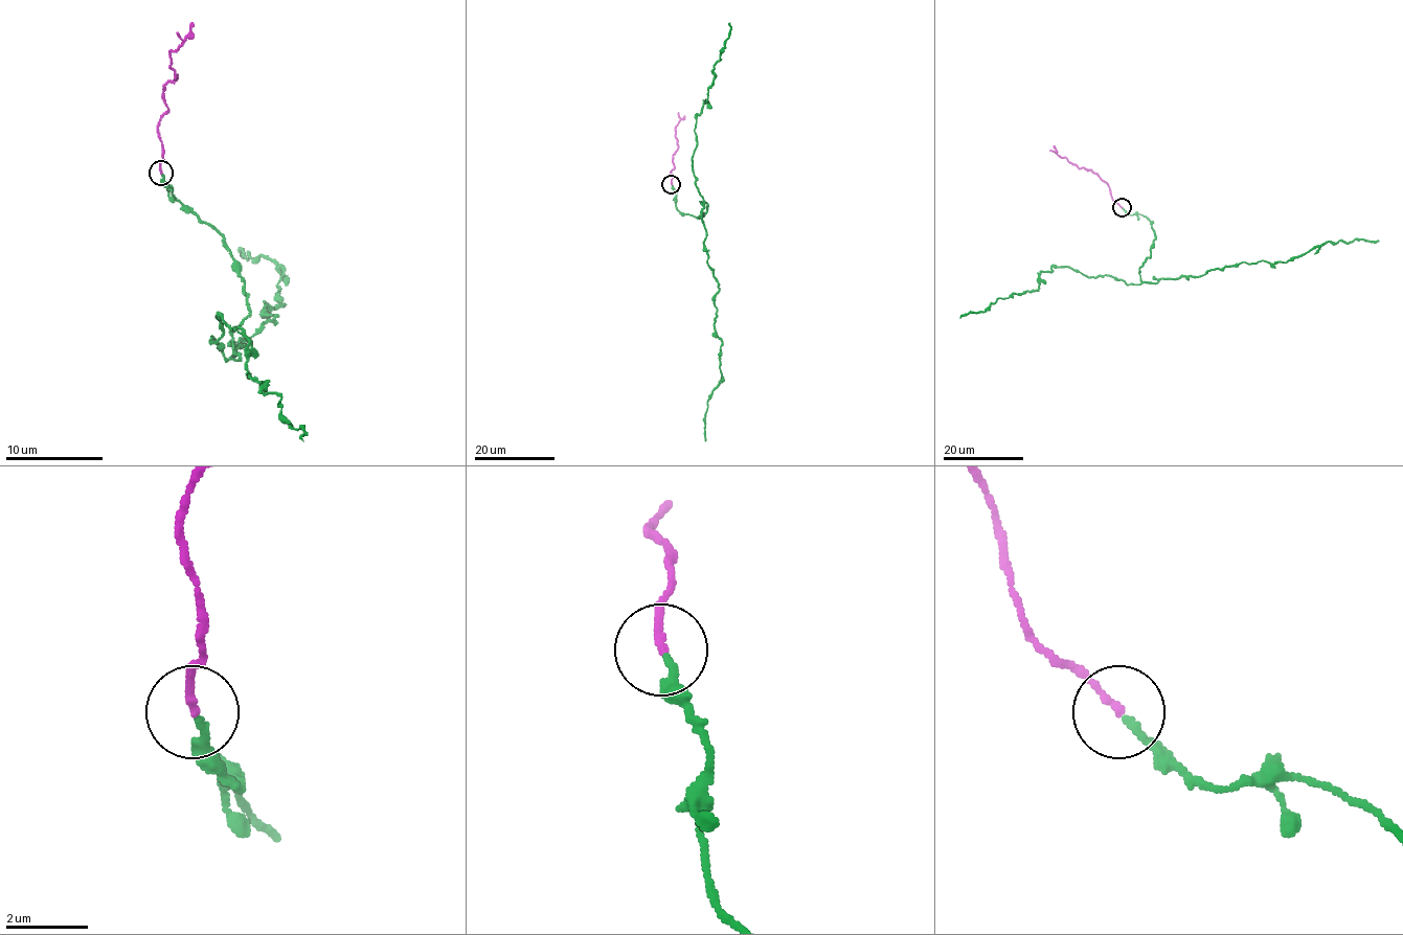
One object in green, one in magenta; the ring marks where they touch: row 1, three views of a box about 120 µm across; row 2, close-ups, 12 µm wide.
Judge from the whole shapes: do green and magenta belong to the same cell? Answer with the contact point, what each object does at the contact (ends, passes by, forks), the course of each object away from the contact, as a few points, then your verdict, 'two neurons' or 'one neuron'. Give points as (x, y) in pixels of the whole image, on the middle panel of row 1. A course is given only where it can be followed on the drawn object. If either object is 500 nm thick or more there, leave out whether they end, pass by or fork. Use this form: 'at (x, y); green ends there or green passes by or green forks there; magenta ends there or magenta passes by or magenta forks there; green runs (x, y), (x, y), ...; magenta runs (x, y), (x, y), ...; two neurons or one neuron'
at (671, 184); green ends there; magenta ends there; green runs (672, 184), (681, 212), (697, 218), (707, 205), (701, 202), (719, 288), (722, 378), (707, 401), (705, 441); magenta runs (672, 184), (673, 159), (677, 149), (676, 126), (684, 115); one neuron

